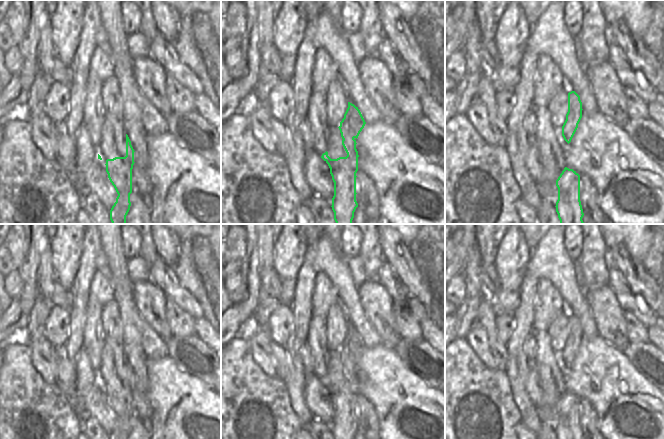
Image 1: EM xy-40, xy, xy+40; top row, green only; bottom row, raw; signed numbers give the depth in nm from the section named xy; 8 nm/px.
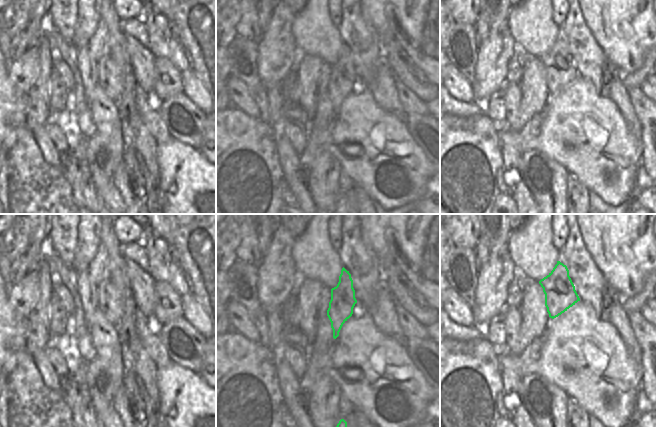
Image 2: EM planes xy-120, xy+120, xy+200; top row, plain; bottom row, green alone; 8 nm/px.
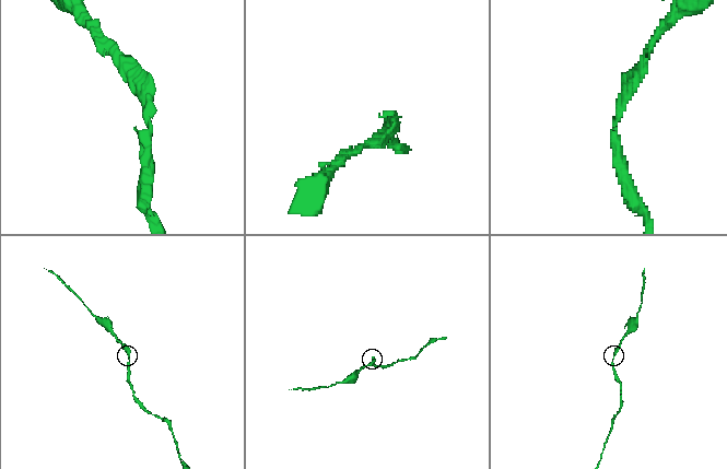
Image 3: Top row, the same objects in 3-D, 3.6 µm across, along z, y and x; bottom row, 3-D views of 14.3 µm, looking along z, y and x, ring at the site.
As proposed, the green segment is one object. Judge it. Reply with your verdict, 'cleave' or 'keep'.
cleave

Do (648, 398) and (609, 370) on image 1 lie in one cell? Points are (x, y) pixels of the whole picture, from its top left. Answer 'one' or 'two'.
one

